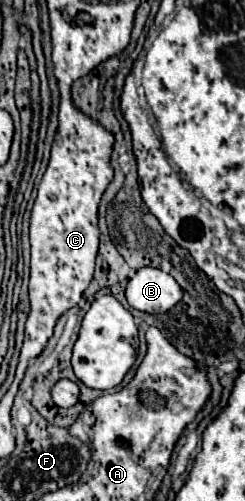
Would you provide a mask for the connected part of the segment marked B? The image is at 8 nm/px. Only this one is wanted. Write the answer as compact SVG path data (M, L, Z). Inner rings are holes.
M140 268L126 286L126 298L134 310L162 314L182 300L182 288L160 268Z

